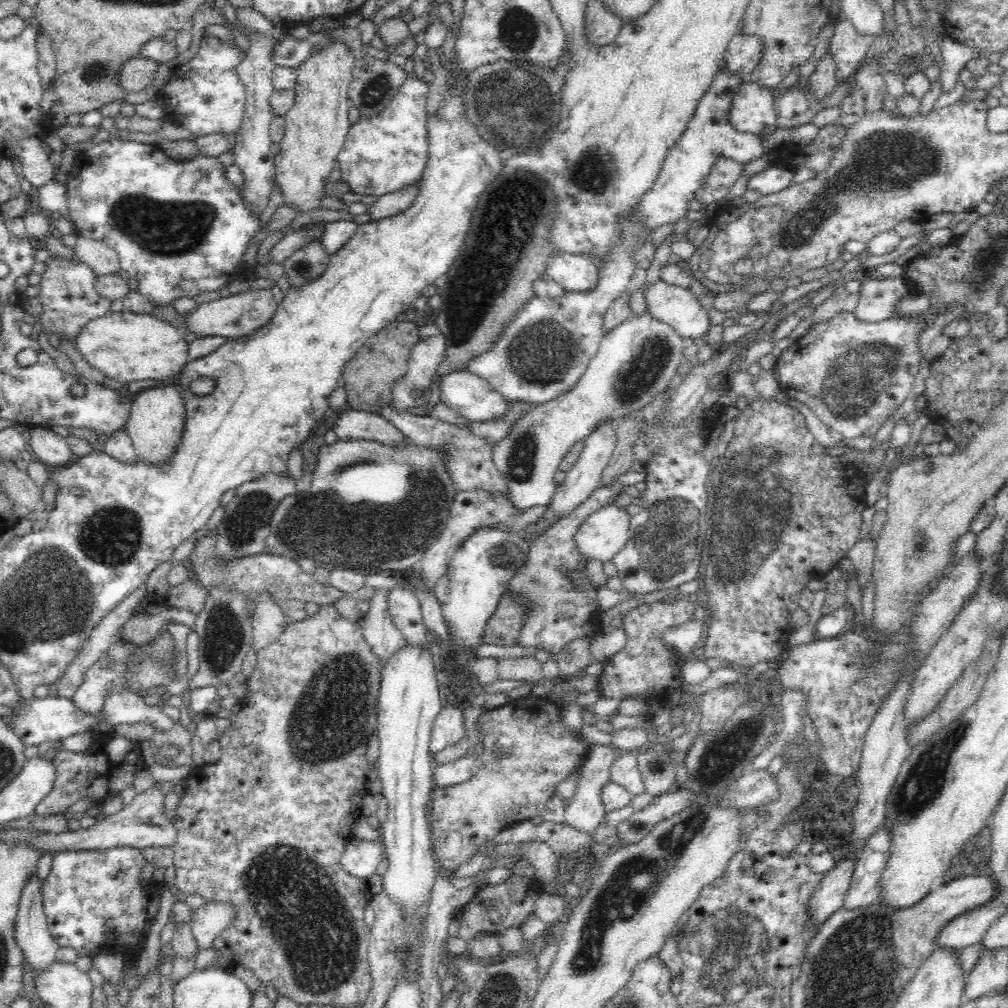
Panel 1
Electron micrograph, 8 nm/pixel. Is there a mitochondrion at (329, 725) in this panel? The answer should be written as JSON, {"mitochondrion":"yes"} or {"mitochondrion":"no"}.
{"mitochondrion":"yes"}

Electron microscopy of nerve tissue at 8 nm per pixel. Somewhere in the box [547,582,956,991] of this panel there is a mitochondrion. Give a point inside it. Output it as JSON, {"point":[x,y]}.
{"point":[631,884]}

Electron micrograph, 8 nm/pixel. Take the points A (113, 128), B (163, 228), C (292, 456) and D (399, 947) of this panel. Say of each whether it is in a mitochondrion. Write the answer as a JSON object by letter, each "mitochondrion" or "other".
{"A":"other","B":"mitochondrion","C":"other","D":"mitochondrion"}

